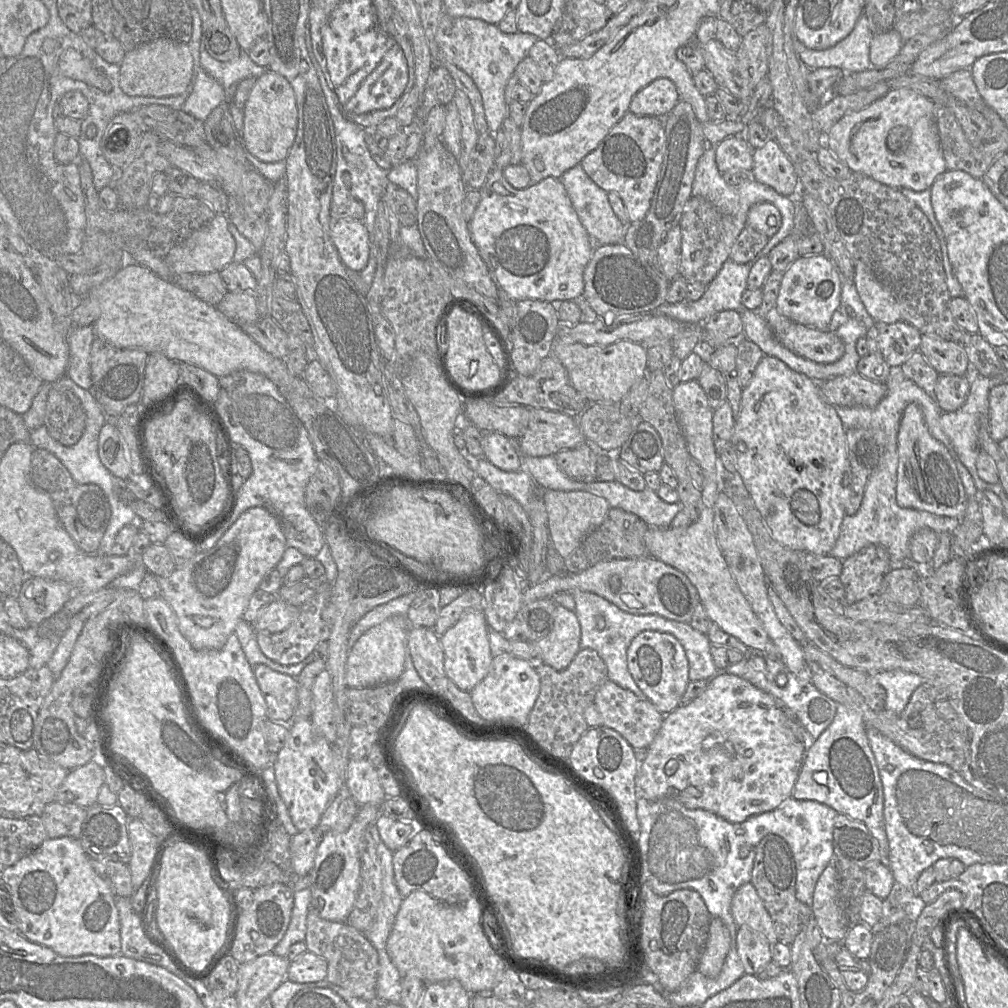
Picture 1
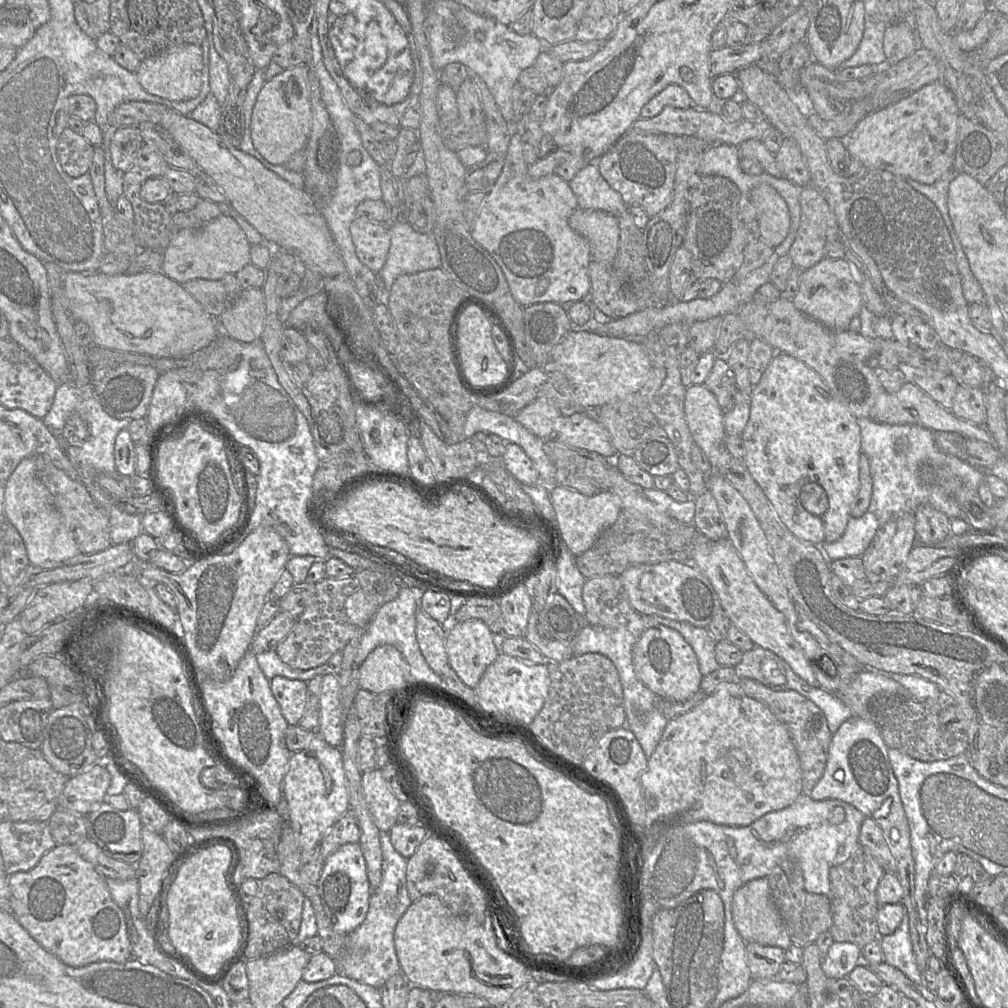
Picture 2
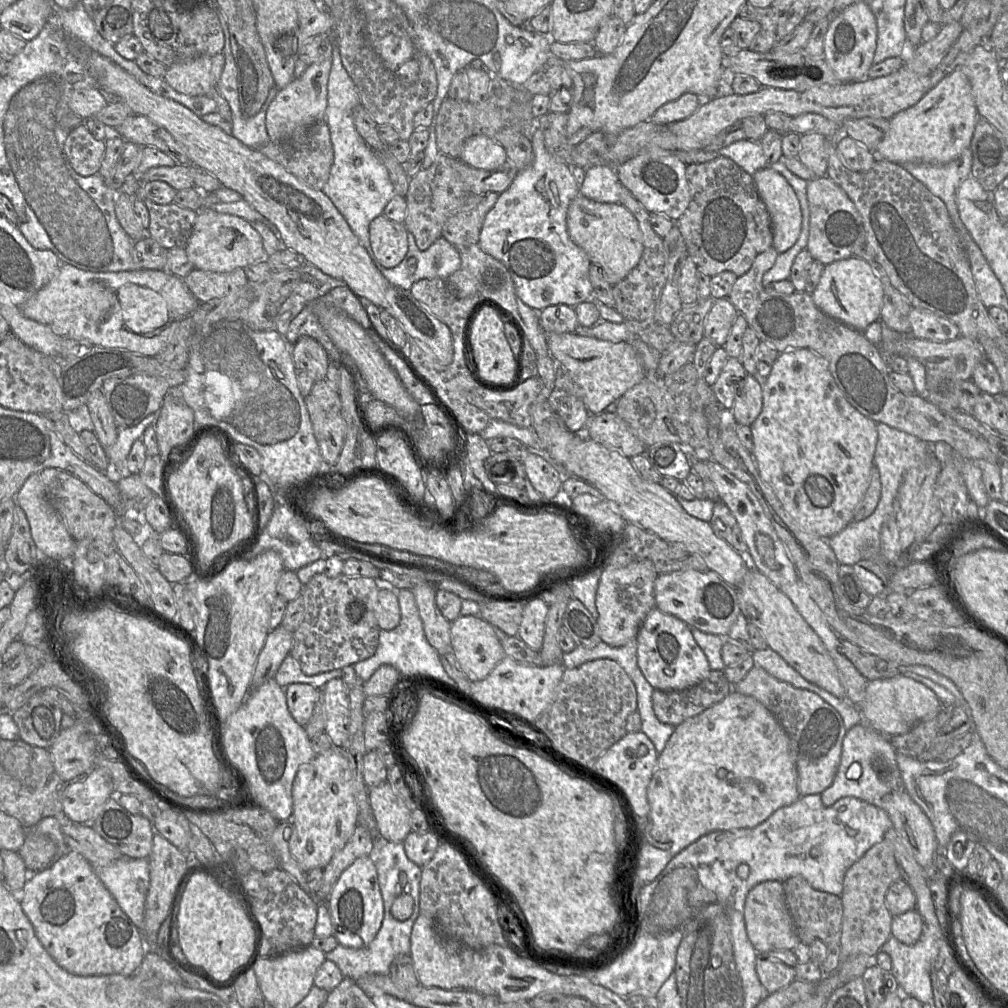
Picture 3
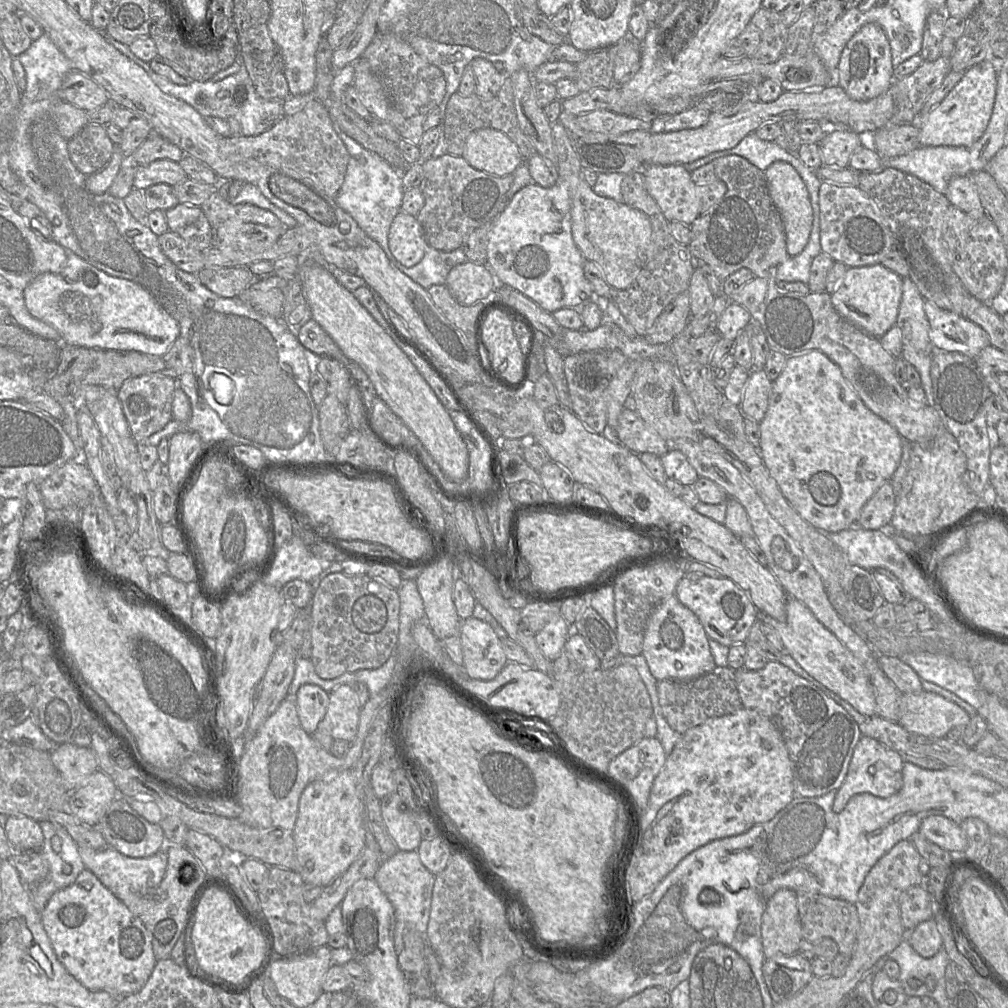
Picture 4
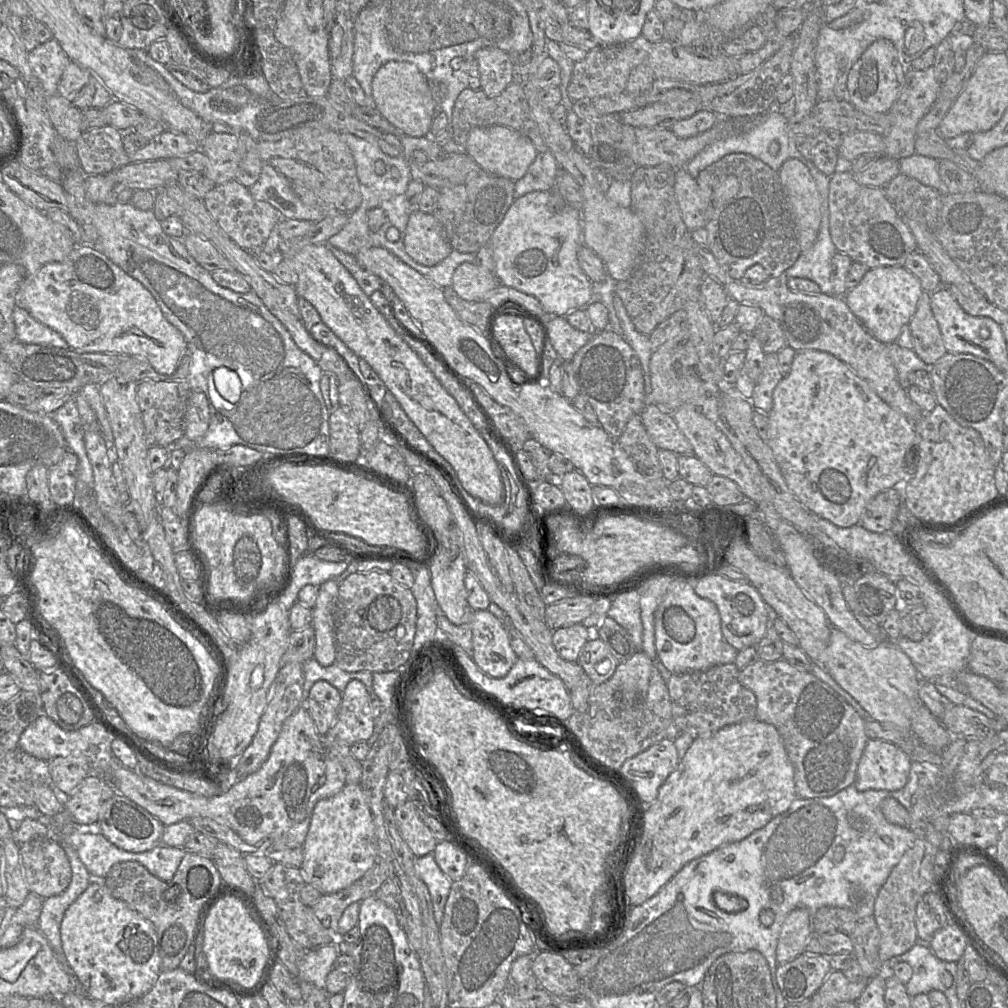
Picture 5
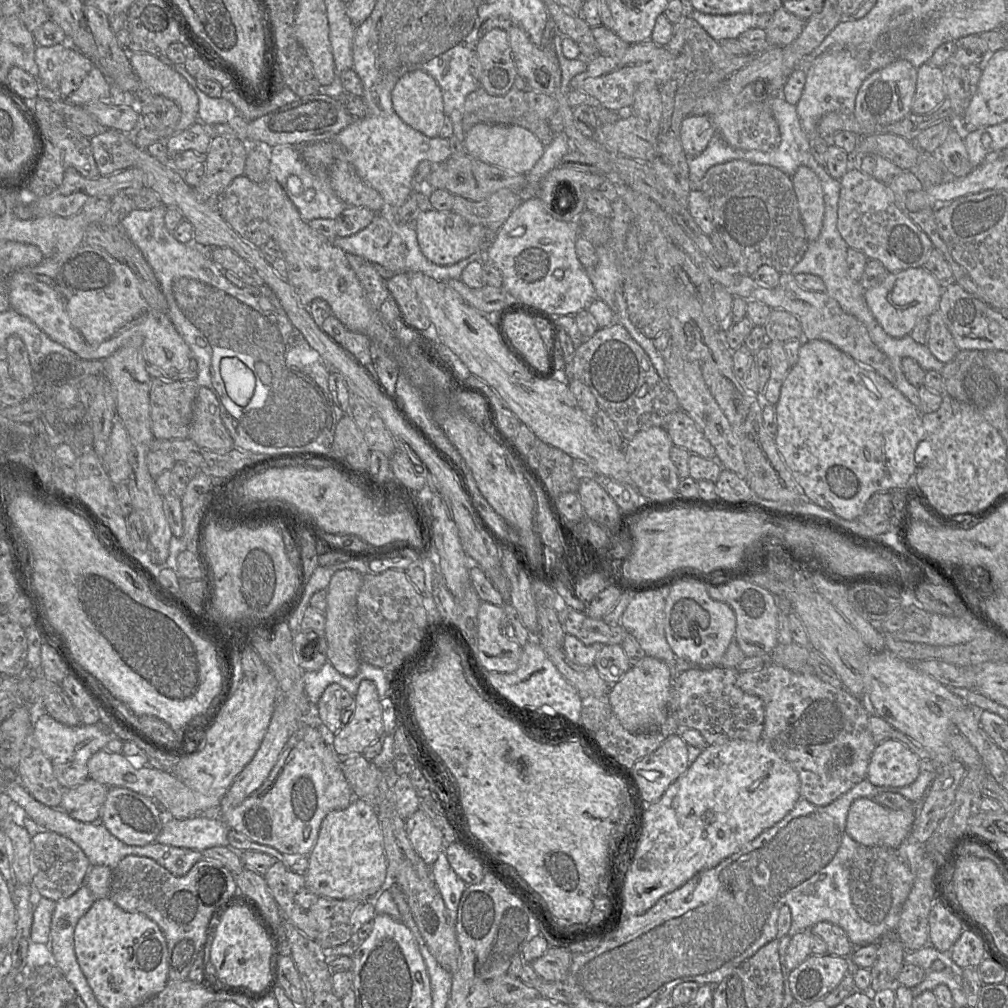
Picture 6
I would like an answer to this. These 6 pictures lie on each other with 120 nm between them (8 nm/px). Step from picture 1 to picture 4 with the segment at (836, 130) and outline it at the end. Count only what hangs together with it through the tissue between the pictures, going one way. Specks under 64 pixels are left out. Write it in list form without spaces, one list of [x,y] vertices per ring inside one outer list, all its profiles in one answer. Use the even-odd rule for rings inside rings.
[[[989,57],[964,72],[961,80],[928,115],[920,128],[920,147],[968,146],[984,132],[993,113],[1001,62],[1003,60]]]

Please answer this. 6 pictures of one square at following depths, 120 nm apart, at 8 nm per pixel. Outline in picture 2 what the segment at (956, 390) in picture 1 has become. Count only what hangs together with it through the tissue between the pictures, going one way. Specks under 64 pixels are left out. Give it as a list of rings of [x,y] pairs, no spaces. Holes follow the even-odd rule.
[[[959,385],[950,410],[959,418],[985,426],[987,412],[981,388]]]

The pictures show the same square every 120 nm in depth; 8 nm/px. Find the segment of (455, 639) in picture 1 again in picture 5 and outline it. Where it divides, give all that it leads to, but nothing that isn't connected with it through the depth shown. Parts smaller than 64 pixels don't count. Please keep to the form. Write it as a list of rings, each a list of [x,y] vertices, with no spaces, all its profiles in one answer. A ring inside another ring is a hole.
[[[486,609],[473,612],[471,627],[476,665],[493,678],[505,677],[517,661],[505,625]]]

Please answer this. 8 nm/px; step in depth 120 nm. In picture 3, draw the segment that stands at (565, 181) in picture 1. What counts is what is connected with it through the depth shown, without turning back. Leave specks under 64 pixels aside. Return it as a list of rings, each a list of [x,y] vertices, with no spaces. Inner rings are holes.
[[[596,164],[585,169],[579,194],[600,203],[619,203],[620,186],[614,166]]]

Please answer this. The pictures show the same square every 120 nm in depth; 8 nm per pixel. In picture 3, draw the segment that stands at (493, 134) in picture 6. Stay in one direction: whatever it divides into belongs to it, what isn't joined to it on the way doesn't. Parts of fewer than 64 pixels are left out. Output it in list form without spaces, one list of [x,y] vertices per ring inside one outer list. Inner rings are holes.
[[[477,135],[464,142],[460,159],[476,169],[496,170],[507,162],[507,154],[498,143],[486,136]]]

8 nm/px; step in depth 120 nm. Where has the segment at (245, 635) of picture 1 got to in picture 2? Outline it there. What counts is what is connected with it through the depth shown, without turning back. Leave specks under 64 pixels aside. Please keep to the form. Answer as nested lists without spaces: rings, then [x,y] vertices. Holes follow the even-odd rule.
[[[269,650],[256,655],[258,665],[264,675],[271,680],[275,676],[308,682],[317,675],[332,674],[326,664],[309,670],[296,670],[284,663],[275,650]]]

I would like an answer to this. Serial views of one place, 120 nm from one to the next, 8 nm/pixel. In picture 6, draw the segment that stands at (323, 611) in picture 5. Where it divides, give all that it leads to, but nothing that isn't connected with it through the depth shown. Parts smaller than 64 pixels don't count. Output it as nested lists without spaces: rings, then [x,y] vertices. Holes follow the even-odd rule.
[[[353,569],[337,571],[327,587],[327,607],[325,610],[325,637],[327,641],[327,658],[333,667],[347,677],[357,675],[360,660],[356,641],[356,605],[358,593],[363,584],[364,575]]]

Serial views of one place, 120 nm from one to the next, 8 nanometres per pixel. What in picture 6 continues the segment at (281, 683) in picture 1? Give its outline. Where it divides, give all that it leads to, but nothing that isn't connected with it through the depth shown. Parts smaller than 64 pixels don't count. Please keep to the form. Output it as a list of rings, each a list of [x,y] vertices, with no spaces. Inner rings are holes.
[[[332,683],[323,692],[317,708],[322,723],[330,732],[337,733],[354,714],[354,697],[341,685]]]

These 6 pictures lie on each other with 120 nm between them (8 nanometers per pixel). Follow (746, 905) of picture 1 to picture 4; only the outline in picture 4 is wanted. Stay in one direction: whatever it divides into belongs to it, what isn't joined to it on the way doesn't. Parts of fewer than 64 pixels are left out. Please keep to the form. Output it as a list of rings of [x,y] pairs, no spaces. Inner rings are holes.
[[[781,888],[767,901],[762,916],[761,940],[764,955],[771,958],[797,953],[802,939],[796,892]]]

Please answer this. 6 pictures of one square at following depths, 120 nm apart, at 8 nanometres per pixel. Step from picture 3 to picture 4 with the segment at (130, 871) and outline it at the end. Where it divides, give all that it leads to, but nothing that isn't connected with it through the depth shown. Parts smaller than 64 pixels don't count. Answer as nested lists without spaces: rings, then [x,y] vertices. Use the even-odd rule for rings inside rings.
[[[107,846],[102,850],[93,850],[88,847],[78,847],[79,855],[86,869],[90,870],[99,881],[114,895],[123,885],[129,885],[134,893],[148,894],[161,883],[167,868],[167,853],[160,850],[145,858],[127,857],[115,849]]]

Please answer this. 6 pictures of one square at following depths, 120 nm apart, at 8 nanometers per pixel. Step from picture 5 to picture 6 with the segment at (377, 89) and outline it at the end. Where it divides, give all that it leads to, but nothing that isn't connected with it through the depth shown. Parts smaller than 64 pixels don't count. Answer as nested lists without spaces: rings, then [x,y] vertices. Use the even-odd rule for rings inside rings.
[[[422,70],[403,75],[391,93],[392,106],[401,120],[429,138],[439,137],[445,113],[441,88],[433,77]]]

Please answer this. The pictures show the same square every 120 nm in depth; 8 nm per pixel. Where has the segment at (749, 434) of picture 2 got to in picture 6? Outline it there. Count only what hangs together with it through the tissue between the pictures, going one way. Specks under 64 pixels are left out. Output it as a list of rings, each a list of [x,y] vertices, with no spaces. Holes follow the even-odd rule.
[[[821,340],[803,341],[796,364],[792,366],[781,386],[779,400],[775,404],[777,433],[774,436],[777,448],[786,465],[798,484],[802,487],[807,498],[812,502],[832,511],[834,514],[846,520],[857,519],[863,512],[869,499],[878,492],[904,489],[910,477],[915,476],[921,468],[920,453],[917,456],[919,443],[926,439],[926,431],[923,426],[922,412],[911,403],[904,394],[885,377],[870,367],[866,367],[854,358],[841,351],[832,343]]]

